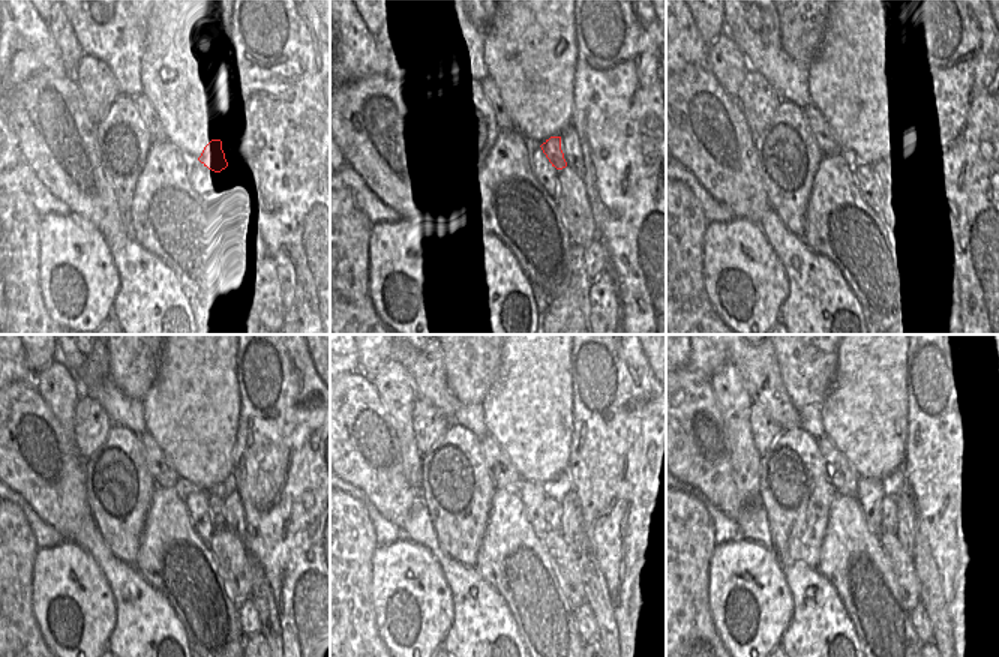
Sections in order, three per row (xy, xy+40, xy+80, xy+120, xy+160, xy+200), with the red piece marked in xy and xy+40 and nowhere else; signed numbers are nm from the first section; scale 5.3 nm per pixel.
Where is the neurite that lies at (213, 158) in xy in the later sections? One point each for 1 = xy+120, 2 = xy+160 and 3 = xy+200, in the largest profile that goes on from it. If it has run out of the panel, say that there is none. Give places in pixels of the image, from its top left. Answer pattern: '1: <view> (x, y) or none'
1: xy+120 (216, 506)
2: xy+160 (552, 507)
3: xy+200 (888, 504)

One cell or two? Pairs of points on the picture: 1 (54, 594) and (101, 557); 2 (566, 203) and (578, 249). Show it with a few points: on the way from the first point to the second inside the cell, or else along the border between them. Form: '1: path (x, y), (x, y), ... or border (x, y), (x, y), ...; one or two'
1: border (72, 540), (95, 561), (113, 593); two
2: path (578, 215), (578, 237); one

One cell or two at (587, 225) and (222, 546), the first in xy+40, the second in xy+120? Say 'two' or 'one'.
one

